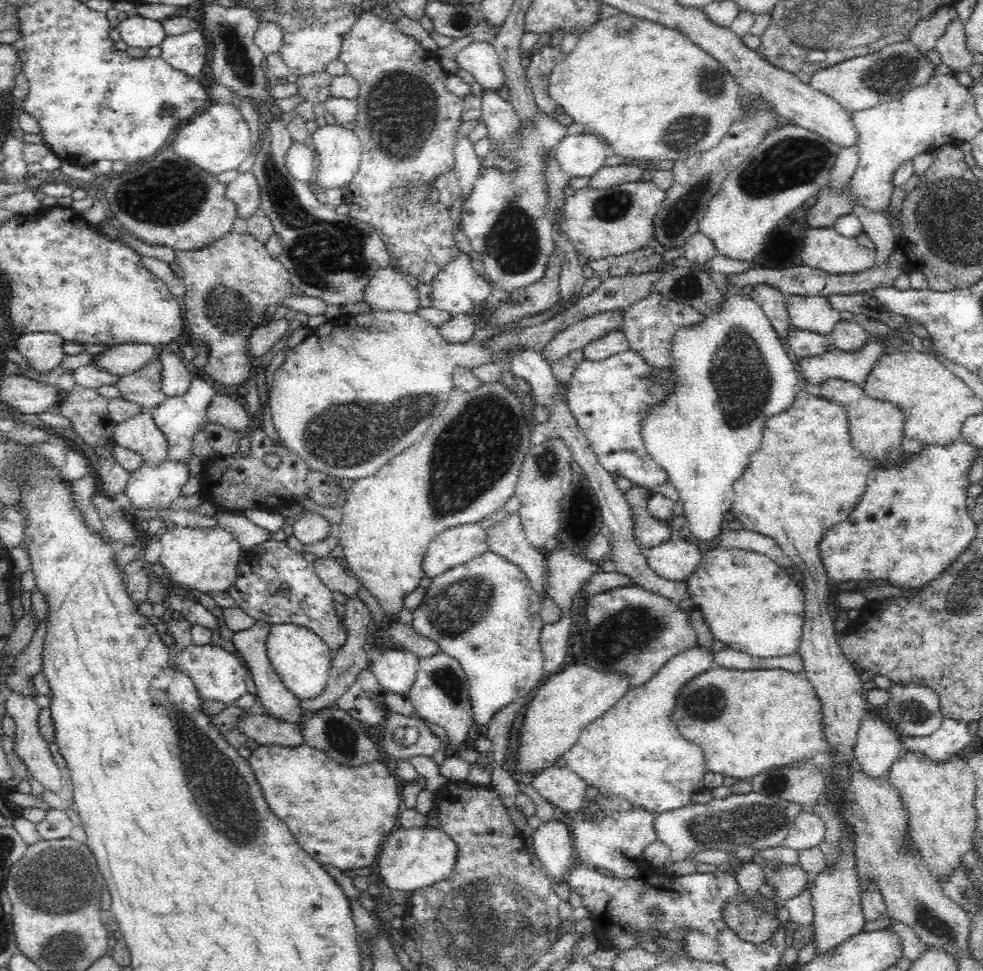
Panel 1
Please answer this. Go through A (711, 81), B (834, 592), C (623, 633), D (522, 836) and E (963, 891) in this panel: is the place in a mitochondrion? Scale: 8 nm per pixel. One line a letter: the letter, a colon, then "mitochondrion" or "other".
A: mitochondrion
B: other
C: mitochondrion
D: other
E: mitochondrion

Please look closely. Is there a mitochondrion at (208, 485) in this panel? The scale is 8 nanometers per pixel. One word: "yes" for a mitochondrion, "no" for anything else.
no

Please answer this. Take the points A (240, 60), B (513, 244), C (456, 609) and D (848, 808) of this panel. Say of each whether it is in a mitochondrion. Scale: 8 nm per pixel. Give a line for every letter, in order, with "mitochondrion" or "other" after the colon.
A: mitochondrion
B: mitochondrion
C: mitochondrion
D: mitochondrion

